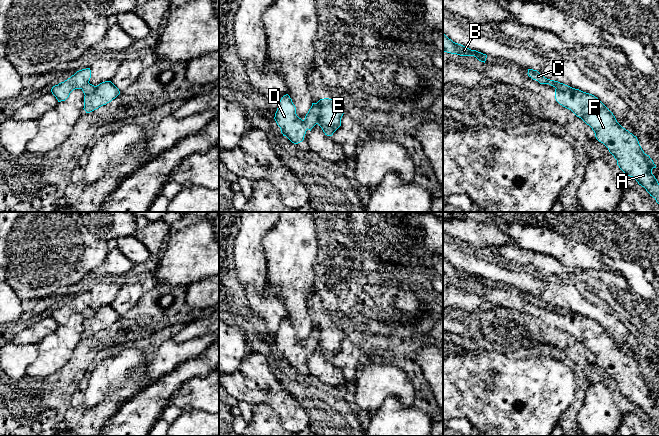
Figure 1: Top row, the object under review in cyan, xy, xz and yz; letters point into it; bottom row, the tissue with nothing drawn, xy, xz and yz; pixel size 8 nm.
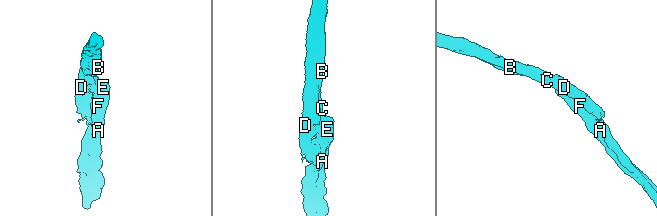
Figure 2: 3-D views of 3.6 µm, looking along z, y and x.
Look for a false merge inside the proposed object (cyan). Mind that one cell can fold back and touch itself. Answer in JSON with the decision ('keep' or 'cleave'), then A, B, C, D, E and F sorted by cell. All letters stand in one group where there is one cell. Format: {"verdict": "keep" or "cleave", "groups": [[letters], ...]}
{"verdict": "cleave", "groups": [["A", "E", "F"], ["B", "C", "D"]]}

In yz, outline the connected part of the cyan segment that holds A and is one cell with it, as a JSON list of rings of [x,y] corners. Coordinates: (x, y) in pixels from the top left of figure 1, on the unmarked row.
[[[556,312],[555,323],[592,352],[596,363],[608,372],[624,398],[633,401],[659,428],[659,407],[652,398],[656,389],[644,377],[637,361],[623,352],[613,337],[592,318],[575,312]]]

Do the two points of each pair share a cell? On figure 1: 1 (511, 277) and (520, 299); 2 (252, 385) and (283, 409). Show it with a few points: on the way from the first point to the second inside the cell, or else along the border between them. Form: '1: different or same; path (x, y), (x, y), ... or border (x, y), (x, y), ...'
1: different; border (492, 280), (512, 284), (527, 293)
2: same; path (260, 392), (270, 396), (275, 401)

